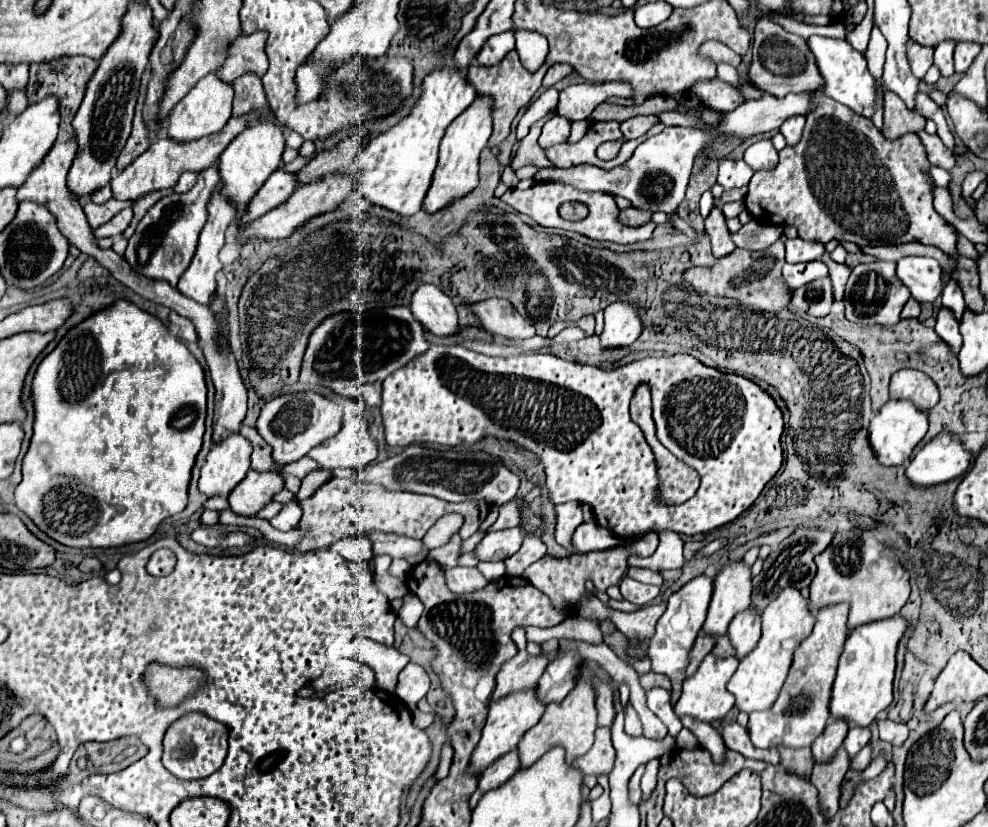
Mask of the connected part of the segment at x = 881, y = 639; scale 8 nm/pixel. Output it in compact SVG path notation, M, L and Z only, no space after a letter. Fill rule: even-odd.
M891 617L877 623L867 623L849 633L845 649L839 657L839 669L833 683L833 695L829 711L833 719L841 719L851 727L867 727L877 713L887 709L893 701L893 673L895 673L895 651L905 631L905 619Z

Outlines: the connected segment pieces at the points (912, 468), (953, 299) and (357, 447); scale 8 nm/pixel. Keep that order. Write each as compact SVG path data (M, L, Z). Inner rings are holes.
M941 435L927 443L905 469L907 479L917 487L933 487L957 479L967 471L971 463L971 453L953 439L953 443L943 445Z
M949 277L945 281L945 289L943 289L941 299L943 299L943 307L949 307L957 315L957 319L961 319L961 311L965 309L965 299L963 299L961 287L959 287L959 283L955 279Z
M351 417L343 423L341 431L313 447L307 457L319 463L321 469L361 469L377 457L377 443L369 435L369 425L363 417Z

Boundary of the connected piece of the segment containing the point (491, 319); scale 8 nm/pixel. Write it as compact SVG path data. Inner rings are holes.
M485 299L467 305L487 331L493 331L505 339L529 339L535 335L535 327L527 323L507 299Z

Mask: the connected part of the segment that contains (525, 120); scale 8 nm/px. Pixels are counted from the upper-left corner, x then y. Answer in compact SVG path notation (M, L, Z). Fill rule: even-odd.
M555 87L543 91L543 93L527 107L527 111L523 113L523 117L519 119L519 125L517 125L517 139L523 139L523 137L529 133L529 129L531 129L533 123L537 123L539 119L551 115L553 111L555 111Z

